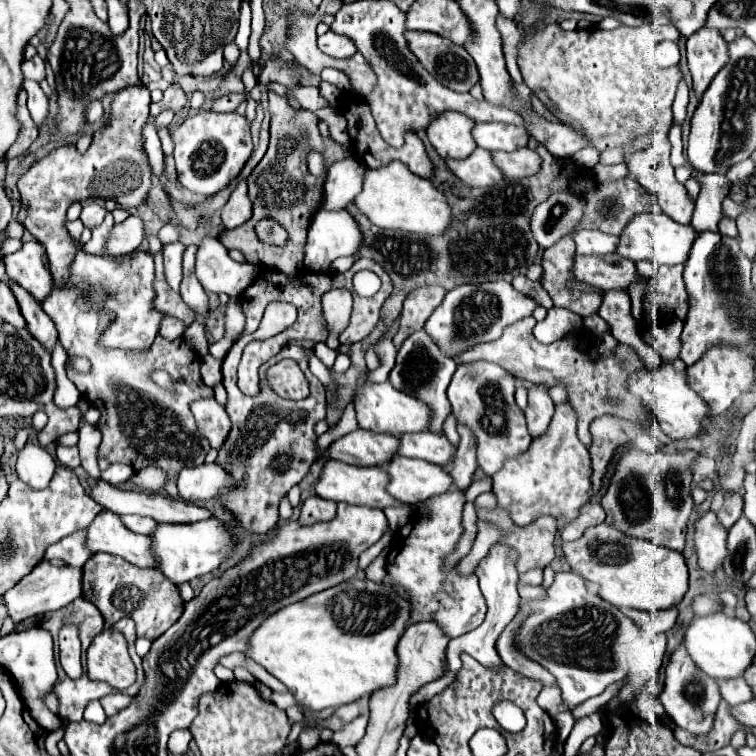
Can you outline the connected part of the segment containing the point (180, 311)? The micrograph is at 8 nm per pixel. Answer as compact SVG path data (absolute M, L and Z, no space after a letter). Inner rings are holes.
M161 252L155 256L155 288L157 288L157 308L161 308L161 312L165 312L167 316L175 316L179 320L183 320L187 326L191 322L195 322L195 312L181 300L181 296L177 292L173 292L165 280L163 274L163 258Z

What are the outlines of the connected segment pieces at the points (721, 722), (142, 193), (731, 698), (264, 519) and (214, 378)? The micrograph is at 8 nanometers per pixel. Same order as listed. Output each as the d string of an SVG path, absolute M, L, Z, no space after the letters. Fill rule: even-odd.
M721 700L719 708L717 708L717 714L715 714L715 722L713 722L713 728L707 732L707 734L701 734L701 736L695 736L687 730L681 730L681 728L675 728L675 738L683 744L683 746L691 746L699 752L707 752L707 750L717 750L717 748L723 748L731 742L731 736L737 732L737 730L745 730L745 726L741 726L739 720L735 720L735 716L731 714L731 706Z
M145 86L115 92L109 122L93 134L93 142L85 154L79 154L73 144L55 148L19 178L17 186L21 200L29 206L23 226L45 246L55 288L65 288L77 254L77 240L73 240L65 228L65 212L73 202L87 198L111 198L123 208L137 208L149 200L153 182L141 136L141 130L149 118L149 104L151 96Z
M737 678L737 680L721 680L719 682L719 688L721 688L721 696L731 706L753 700L753 692L751 692L751 688L747 686L747 682L743 678Z
M271 302L265 310L265 316L261 320L261 326L253 334L243 334L229 354L223 360L223 386L227 390L227 414L233 422L233 428L229 432L229 440L225 440L225 448L221 448L217 456L217 464L221 464L225 470L229 470L239 484L235 492L229 496L221 496L221 502L233 512L233 516L243 524L243 528L251 534L265 534L269 528L275 526L279 520L277 506L281 496L285 496L295 484L299 484L305 474L309 472L311 464L315 462L315 448L317 448L317 436L313 432L313 426L325 418L327 414L327 394L323 384L311 374L309 370L309 352L307 348L299 344L285 344L277 356L273 356L269 362L261 366L261 394L259 396L245 396L237 388L237 366L243 354L243 348L257 338L269 338L279 334L281 330L289 328L297 320L297 308L287 302ZM283 358L293 358L297 364L305 370L307 382L309 382L309 396L291 402L285 398L279 398L273 388L265 380L267 368L281 362Z
M205 356L201 364L201 374L207 386L217 386L221 382L221 360L215 360L213 356Z

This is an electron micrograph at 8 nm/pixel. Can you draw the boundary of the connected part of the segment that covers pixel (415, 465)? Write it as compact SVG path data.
M395 456L395 460L383 468L391 476L389 494L407 504L423 502L429 496L439 496L453 488L449 472L427 460Z

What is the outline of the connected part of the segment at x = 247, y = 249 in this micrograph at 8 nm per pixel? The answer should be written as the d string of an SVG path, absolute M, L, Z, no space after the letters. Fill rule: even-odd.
M269 90L269 112L271 112L271 140L267 154L263 160L255 166L251 176L247 178L249 184L249 198L253 202L253 216L247 220L243 226L225 230L219 240L229 248L229 250L241 250L247 258L247 262L263 262L273 270L279 270L287 276L293 276L297 268L301 268L303 262L303 252L305 252L305 242L307 242L307 228L317 214L321 200L323 200L323 184L327 178L327 172L323 176L313 176L307 168L307 154L311 150L319 152L325 160L325 170L335 162L349 158L353 152L349 146L337 144L333 138L323 138L317 130L317 116L309 110L293 110L289 100L275 94ZM261 218L273 218L281 226L289 230L289 242L287 246L267 246L263 244L257 234L255 234L255 224Z

